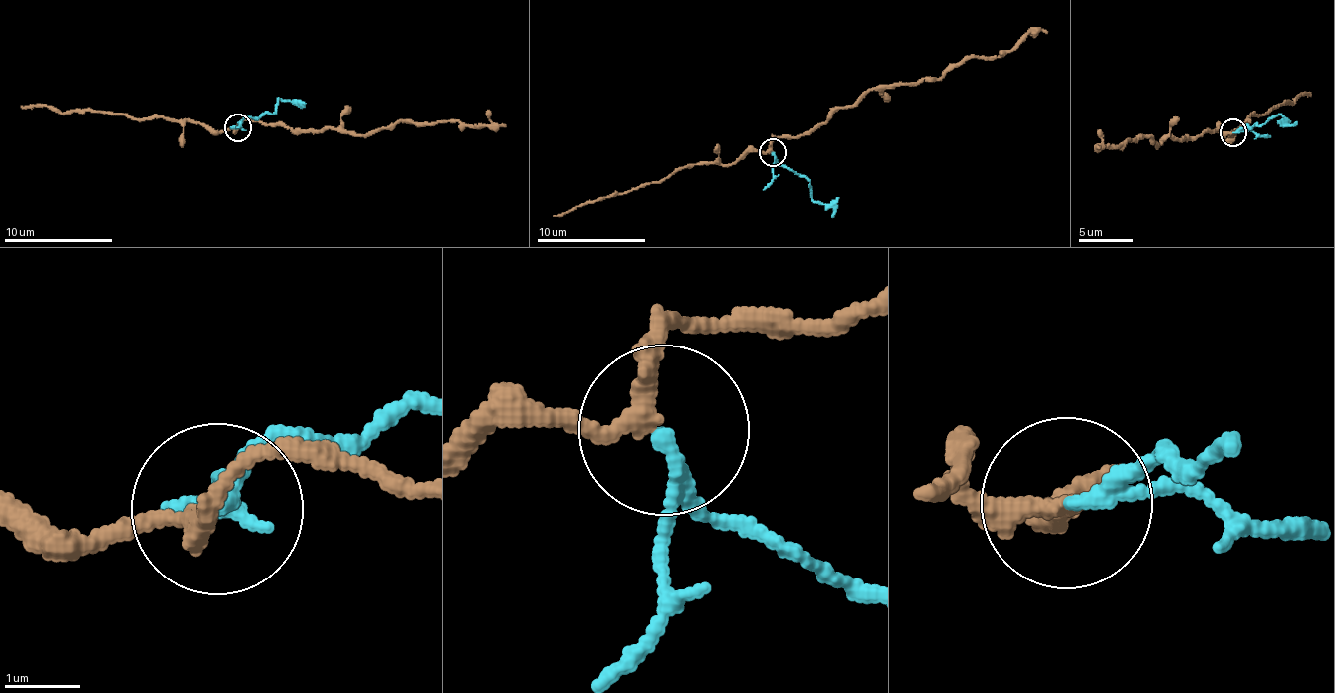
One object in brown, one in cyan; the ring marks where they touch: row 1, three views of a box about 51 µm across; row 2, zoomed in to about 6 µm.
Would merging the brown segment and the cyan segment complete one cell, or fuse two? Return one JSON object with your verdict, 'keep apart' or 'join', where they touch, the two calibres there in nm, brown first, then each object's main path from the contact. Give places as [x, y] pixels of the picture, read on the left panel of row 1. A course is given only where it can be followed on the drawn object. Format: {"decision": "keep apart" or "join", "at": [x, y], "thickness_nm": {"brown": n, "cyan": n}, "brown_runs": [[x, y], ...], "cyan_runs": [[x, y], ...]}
{"decision": "keep apart", "at": [238, 127], "thickness_nm": {"brown": 240, "cyan": 220}, "brown_runs": [[237, 126], [239, 123], [274, 124], [303, 130], [375, 134], [399, 123], [428, 121], [506, 125]], "cyan_runs": [[237, 126], [246, 116], [274, 113], [278, 100], [297, 99], [305, 105]]}

